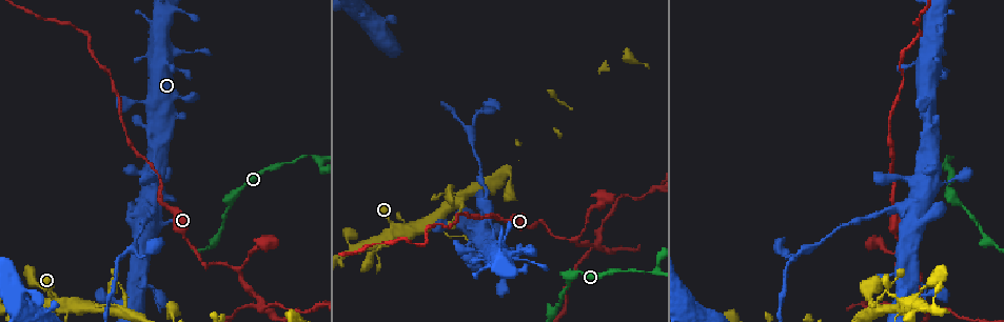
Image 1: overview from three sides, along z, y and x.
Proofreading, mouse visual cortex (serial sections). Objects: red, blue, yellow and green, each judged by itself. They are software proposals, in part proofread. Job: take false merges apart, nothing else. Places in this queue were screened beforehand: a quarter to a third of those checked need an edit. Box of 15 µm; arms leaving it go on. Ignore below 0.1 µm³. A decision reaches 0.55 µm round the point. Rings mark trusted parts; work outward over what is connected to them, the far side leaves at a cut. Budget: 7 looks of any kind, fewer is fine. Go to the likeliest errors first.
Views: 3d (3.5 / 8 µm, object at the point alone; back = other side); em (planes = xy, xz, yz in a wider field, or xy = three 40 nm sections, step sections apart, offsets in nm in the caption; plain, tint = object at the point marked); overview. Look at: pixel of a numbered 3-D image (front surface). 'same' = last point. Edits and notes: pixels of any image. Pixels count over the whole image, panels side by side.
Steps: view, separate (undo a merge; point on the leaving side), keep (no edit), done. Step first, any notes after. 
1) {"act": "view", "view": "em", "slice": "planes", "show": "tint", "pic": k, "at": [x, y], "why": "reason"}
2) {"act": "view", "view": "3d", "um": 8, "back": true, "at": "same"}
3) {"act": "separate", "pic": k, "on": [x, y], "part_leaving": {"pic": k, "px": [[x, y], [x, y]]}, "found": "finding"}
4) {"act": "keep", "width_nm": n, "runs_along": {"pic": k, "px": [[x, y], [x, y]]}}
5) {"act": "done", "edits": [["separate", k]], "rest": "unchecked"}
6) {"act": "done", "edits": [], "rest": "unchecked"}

{"act": "view", "view": "3d", "um": 3.5, "pic": 1, "at": [649, 271], "why": "sharp bend"}

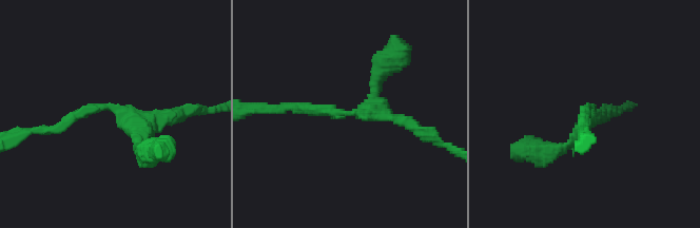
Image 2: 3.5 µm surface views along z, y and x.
{"act": "view", "view": "em", "slice": "planes", "show": "tint", "pic": 2, "at": [114, 108], "arms": 3, "arm_widths_nm": [150, 150, 200]}

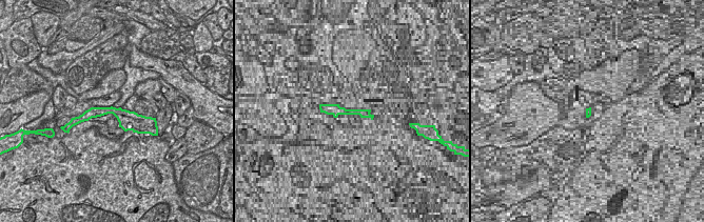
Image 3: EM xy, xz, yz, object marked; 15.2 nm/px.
{"act": "keep", "found": "continuous, no second cell"}

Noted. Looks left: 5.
{"act": "view", "view": "3d", "um": 3.5, "pic": 1, "at": [496, 214], "why": "sharp bend"}

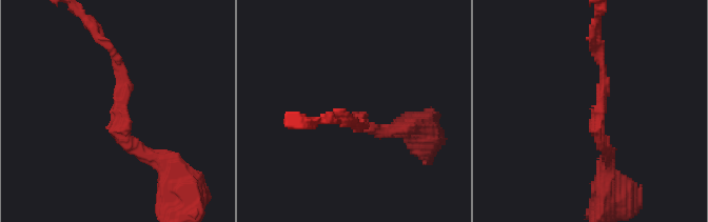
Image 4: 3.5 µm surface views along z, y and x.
{"act": "view", "view": "em", "slice": "xy", "step": 5, "show": "tint", "pic": 4, "at": [598, 128], "arm_widths_nm": [150, 200]}

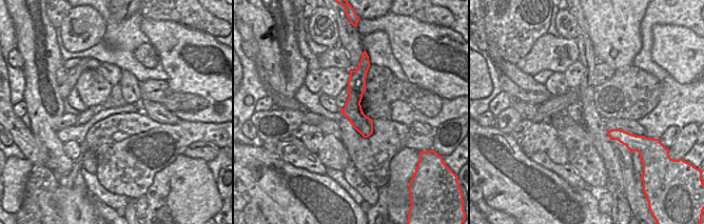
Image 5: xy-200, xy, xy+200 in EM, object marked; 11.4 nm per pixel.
{"act": "keep", "width_nm": 220, "runs_along": {"pic": 5, "px": [[362, 65], [355, 116], [367, 134]]}, "found": "one cell here"}

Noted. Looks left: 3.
{"act": "view", "view": "3d", "um": 3.5, "pic": 1, "at": [544, 223], "why": "sharp bend"}

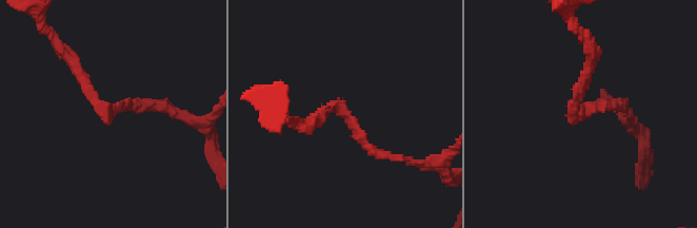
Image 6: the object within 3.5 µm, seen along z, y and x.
{"act": "view", "view": "em", "slice": "xy", "step": 3, "show": "tint", "pic": 6, "at": [106, 109], "arm_widths_nm": [150, 200]}

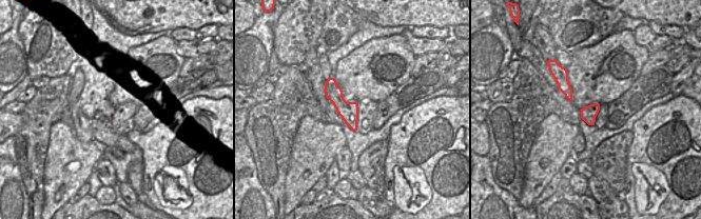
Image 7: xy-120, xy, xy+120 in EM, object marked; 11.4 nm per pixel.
{"act": "keep", "runs_along": {"pic": 6, "px": [[66, 55], [105, 111], [154, 103]]}, "found": "continuous, no second cell"}

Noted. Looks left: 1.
{"act": "done", "edits": [], "rest": "unchecked"}

